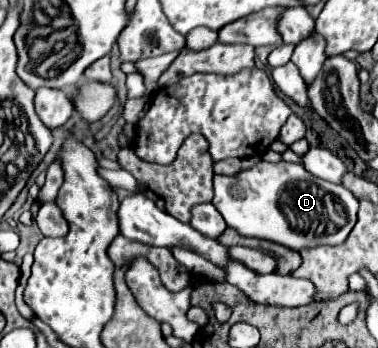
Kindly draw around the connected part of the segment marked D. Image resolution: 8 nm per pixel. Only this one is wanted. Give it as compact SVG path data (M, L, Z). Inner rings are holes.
M265 162L235 176L215 176L213 206L221 212L227 226L243 236L303 250L311 246L339 246L347 240L357 222L359 200L341 184L313 178L301 162Z

